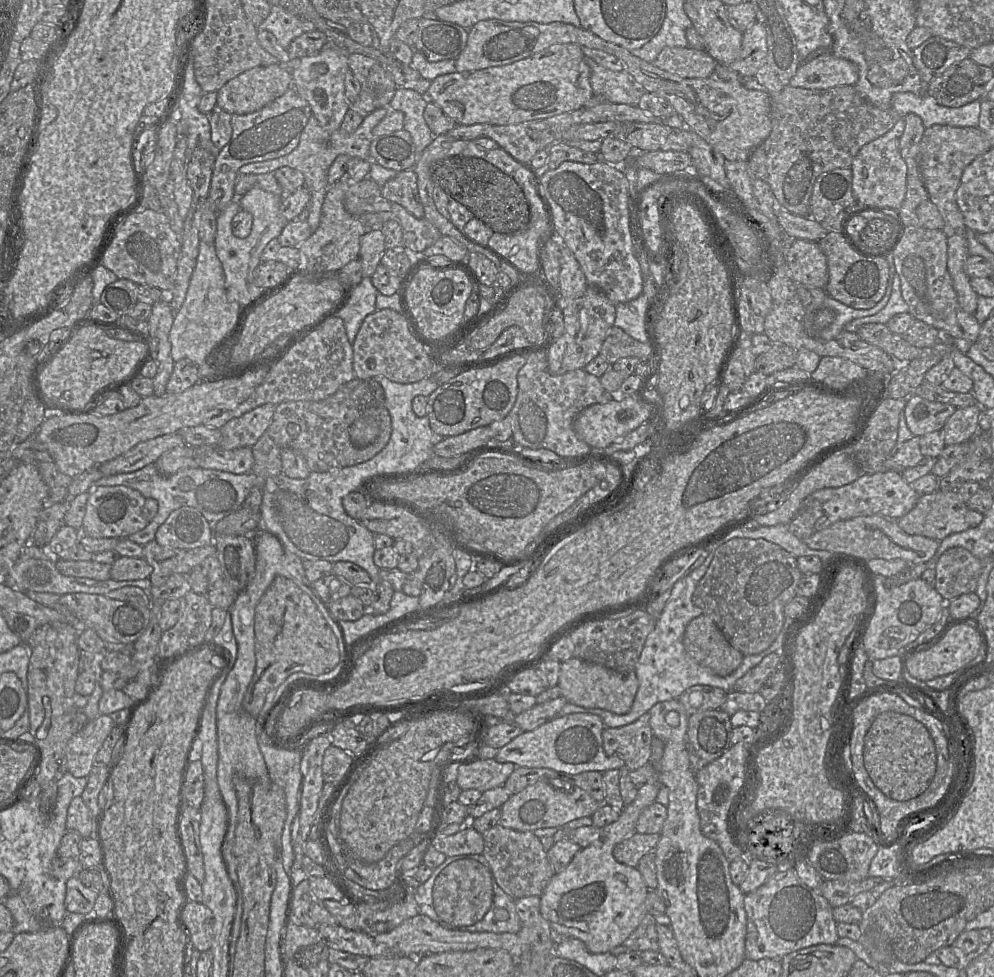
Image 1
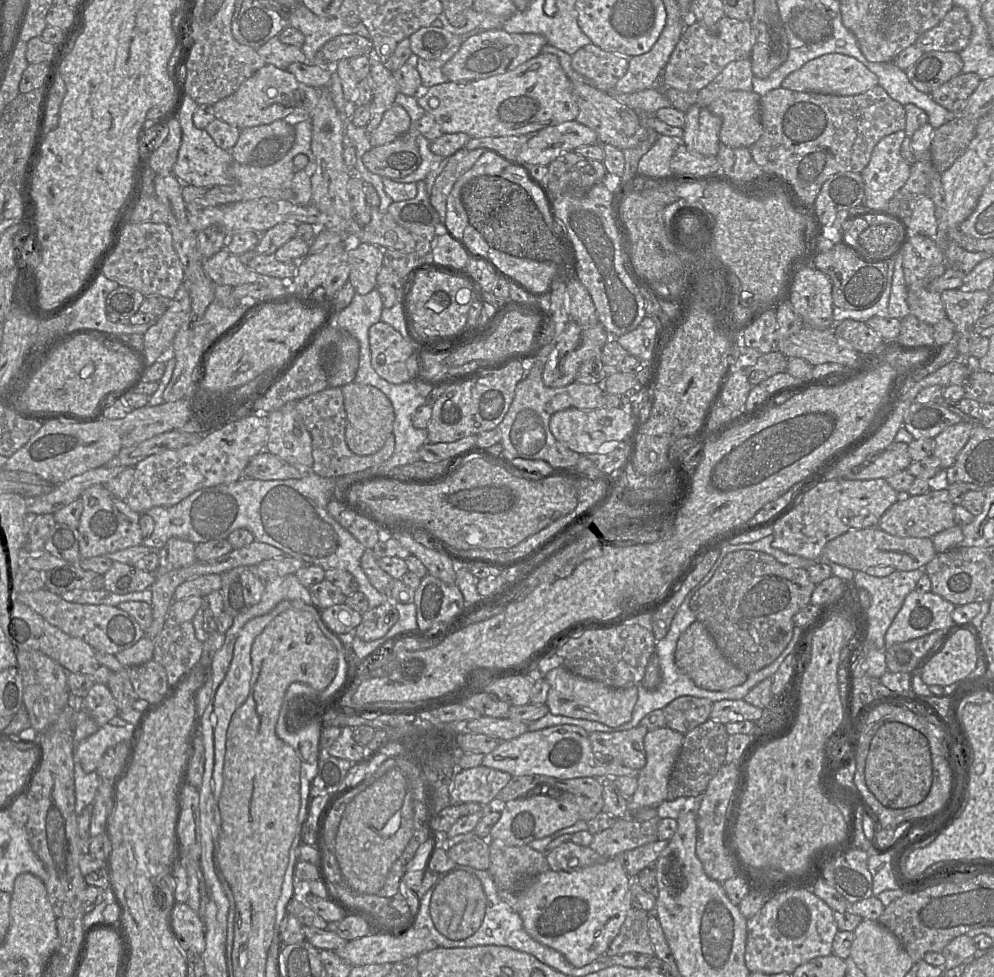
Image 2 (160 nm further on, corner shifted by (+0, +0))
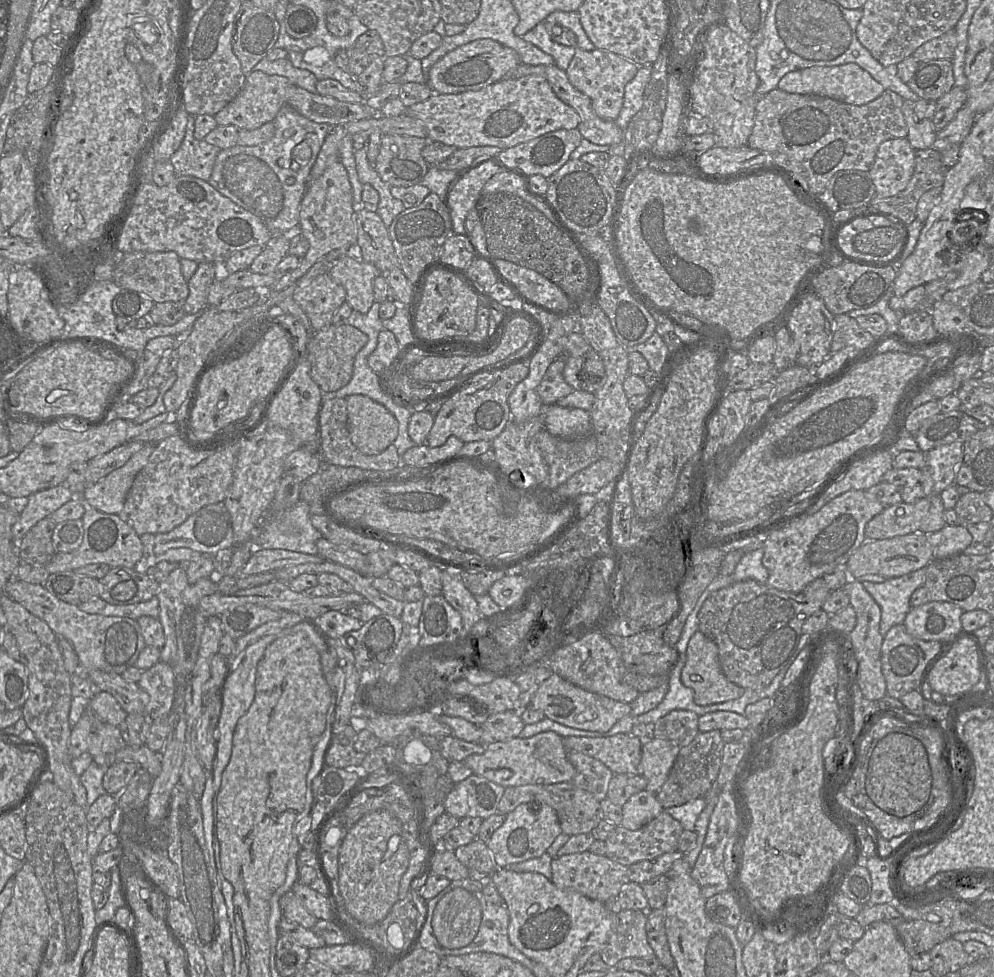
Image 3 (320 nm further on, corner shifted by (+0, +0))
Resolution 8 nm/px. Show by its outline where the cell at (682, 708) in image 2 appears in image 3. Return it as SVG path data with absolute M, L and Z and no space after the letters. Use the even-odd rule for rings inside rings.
M673 710L654 724L654 737L676 742L680 747L688 745L700 732L699 715L687 710Z

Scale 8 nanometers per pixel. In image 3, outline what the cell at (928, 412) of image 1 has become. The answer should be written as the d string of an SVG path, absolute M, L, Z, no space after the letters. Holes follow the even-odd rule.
M960 409L939 414L925 420L913 435L919 449L927 453L936 447L953 442L964 443L978 429L968 423Z

